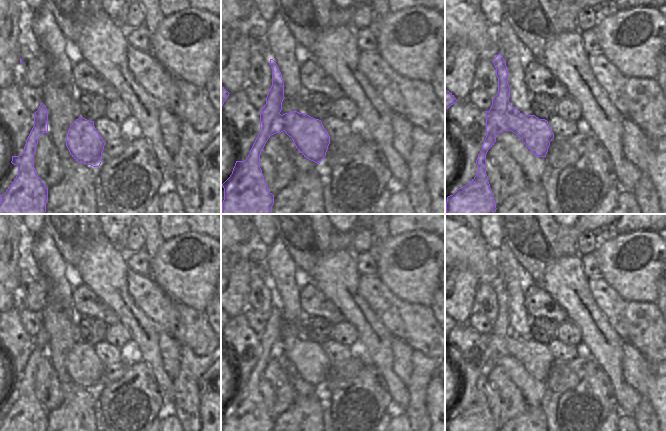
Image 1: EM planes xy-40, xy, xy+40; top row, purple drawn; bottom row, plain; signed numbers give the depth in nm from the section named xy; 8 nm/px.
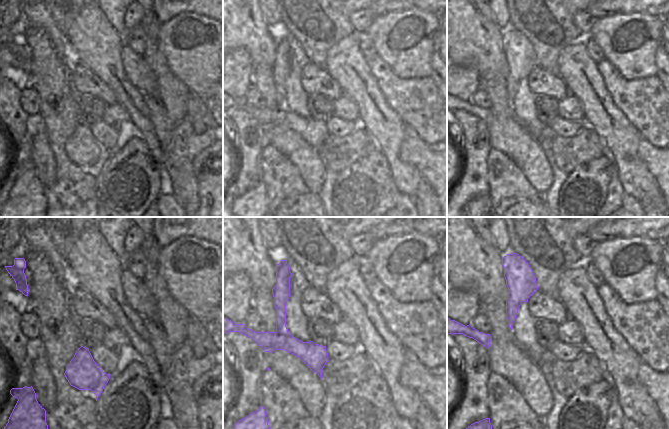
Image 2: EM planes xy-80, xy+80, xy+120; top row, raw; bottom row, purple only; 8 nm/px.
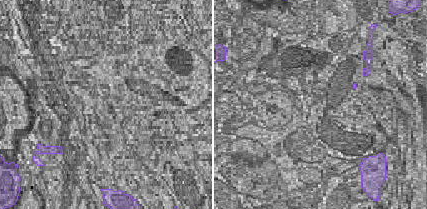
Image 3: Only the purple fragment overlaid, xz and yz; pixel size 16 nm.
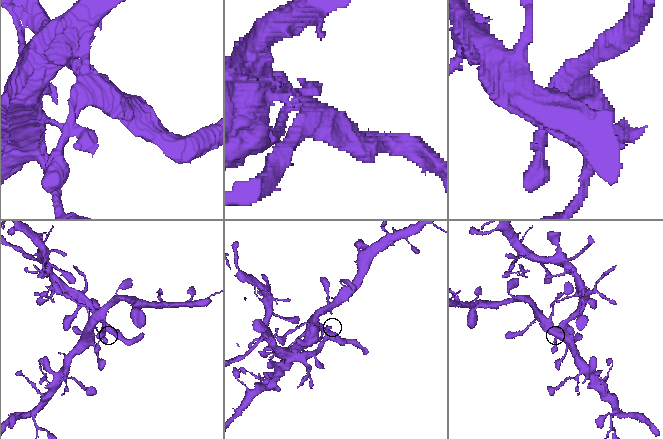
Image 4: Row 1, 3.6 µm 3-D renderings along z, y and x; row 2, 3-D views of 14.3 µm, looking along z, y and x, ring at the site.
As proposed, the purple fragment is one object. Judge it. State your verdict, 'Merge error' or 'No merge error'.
Merge error.

